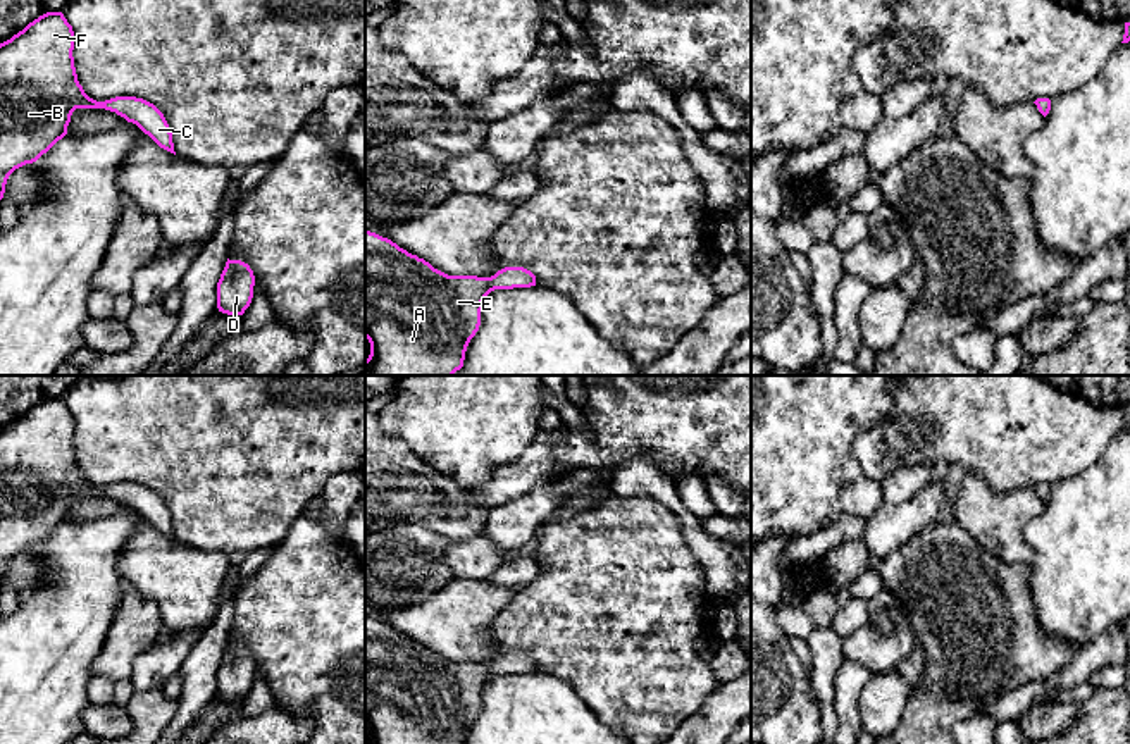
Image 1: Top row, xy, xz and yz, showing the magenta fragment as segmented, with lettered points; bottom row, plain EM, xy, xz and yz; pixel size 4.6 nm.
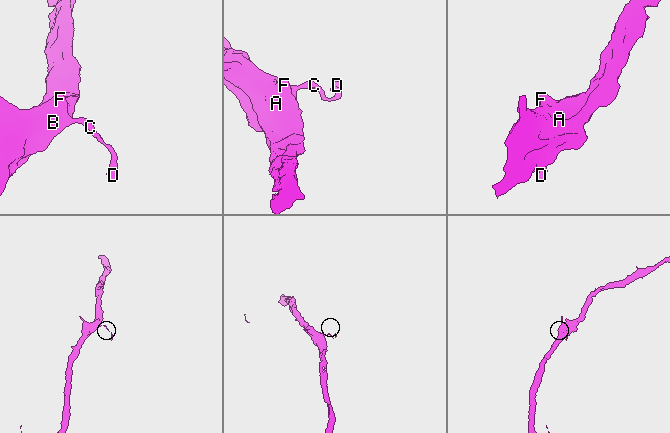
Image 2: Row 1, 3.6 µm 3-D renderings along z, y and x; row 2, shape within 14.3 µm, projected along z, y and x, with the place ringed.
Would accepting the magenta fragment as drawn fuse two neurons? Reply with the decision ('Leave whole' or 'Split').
Leave whole

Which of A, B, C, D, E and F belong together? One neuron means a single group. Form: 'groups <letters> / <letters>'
groups A B C D E F

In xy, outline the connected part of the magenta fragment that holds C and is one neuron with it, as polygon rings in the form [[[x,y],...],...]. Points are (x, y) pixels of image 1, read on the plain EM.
[[[47,398],[0,429],[0,586],[9,561],[36,548],[67,520],[76,494],[105,494],[174,537],[164,499],[136,482],[90,484],[74,453],[74,417],[62,398]]]

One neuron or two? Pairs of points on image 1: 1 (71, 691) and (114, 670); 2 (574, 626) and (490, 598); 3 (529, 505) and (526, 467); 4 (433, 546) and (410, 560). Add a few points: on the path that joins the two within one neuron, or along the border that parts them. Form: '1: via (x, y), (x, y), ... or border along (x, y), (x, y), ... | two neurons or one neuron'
1: border along (107, 638), (92, 663), (92, 675) | two neurons
2: border along (517, 588), (512, 600), (493, 622), (491, 641) | two neurons
3: border along (550, 484), (534, 488), (491, 508) | two neurons
4: via (428, 550), (415, 557) | one neuron

